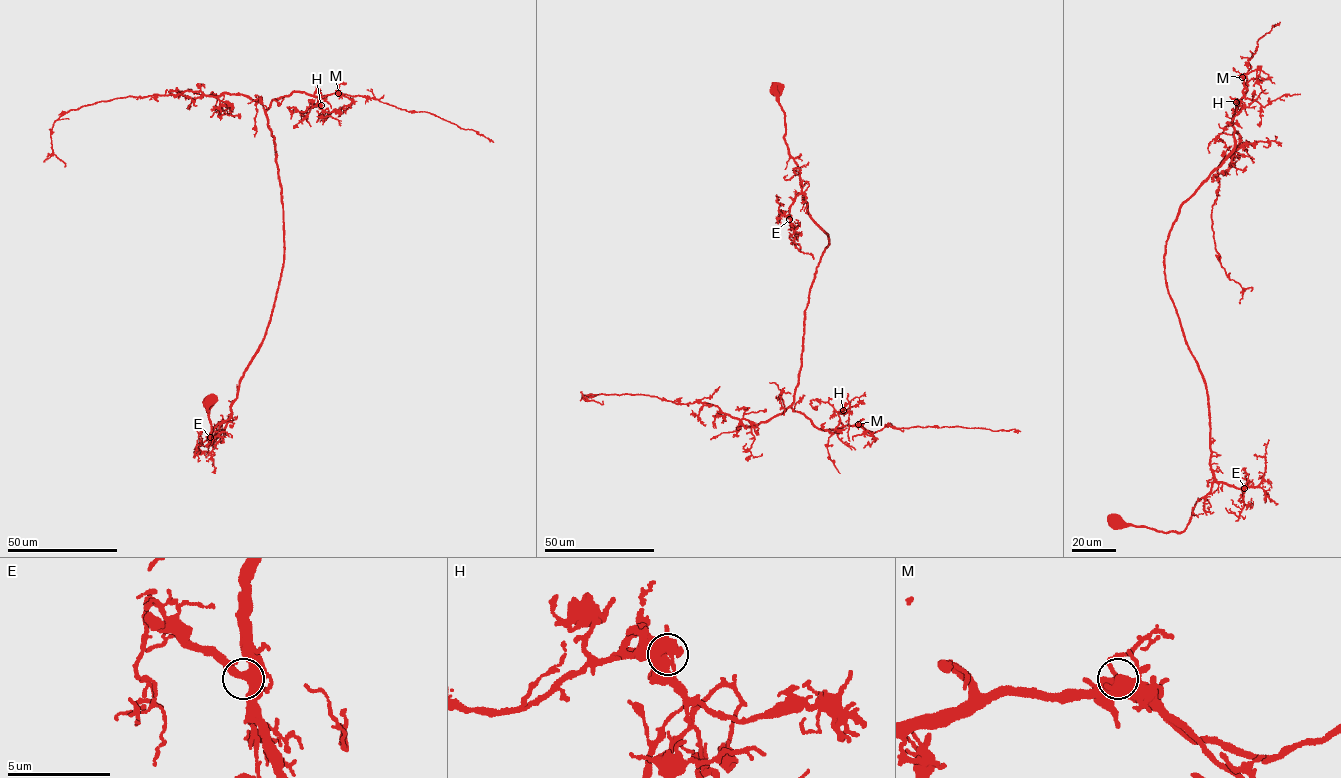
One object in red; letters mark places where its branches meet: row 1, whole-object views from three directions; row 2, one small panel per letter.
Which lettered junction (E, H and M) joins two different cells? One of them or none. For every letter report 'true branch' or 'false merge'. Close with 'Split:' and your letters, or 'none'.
E: true branch
H: false merge
M: true branch
Split: H

